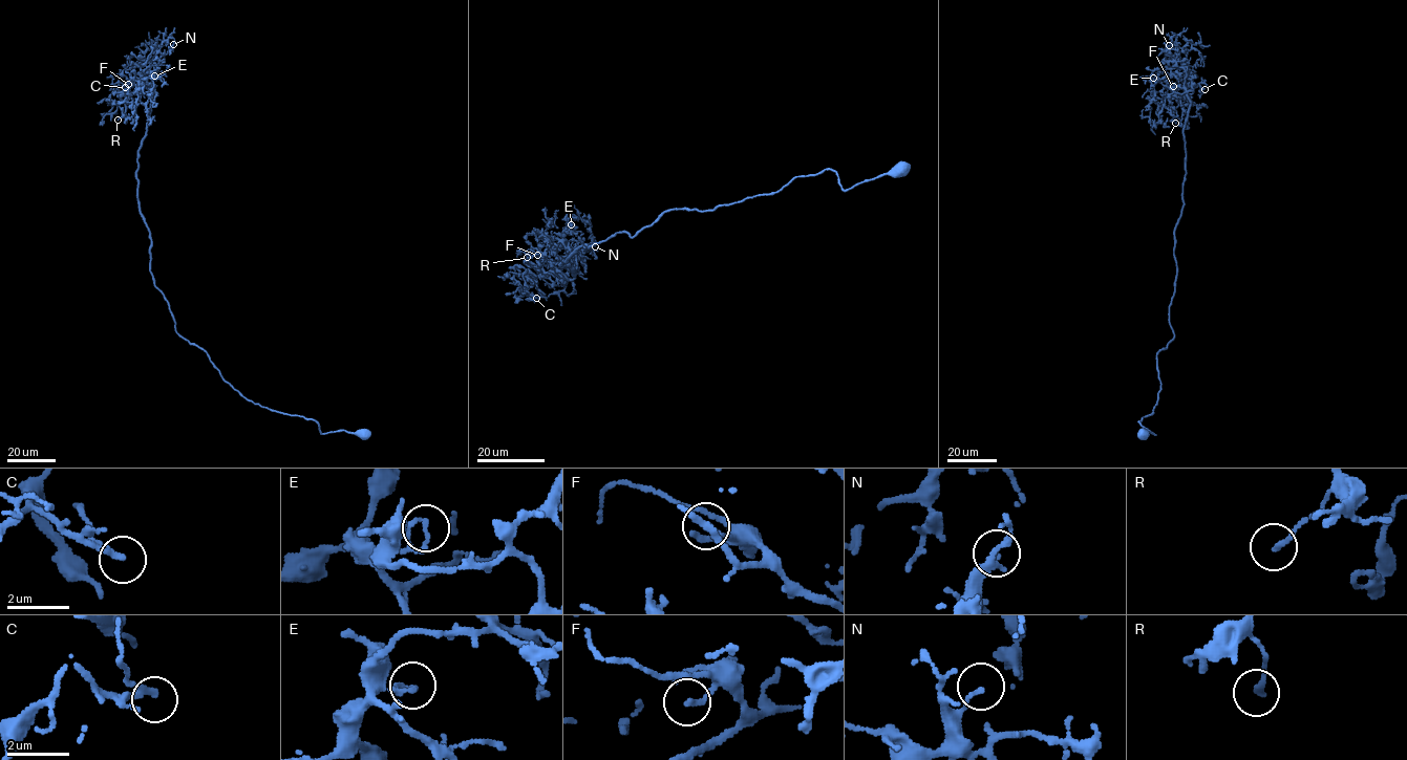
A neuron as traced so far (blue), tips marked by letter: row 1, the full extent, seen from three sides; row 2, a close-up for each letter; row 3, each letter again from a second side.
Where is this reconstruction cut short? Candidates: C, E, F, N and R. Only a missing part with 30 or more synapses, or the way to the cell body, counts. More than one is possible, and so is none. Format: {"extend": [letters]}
{"extend": ["C"]}

